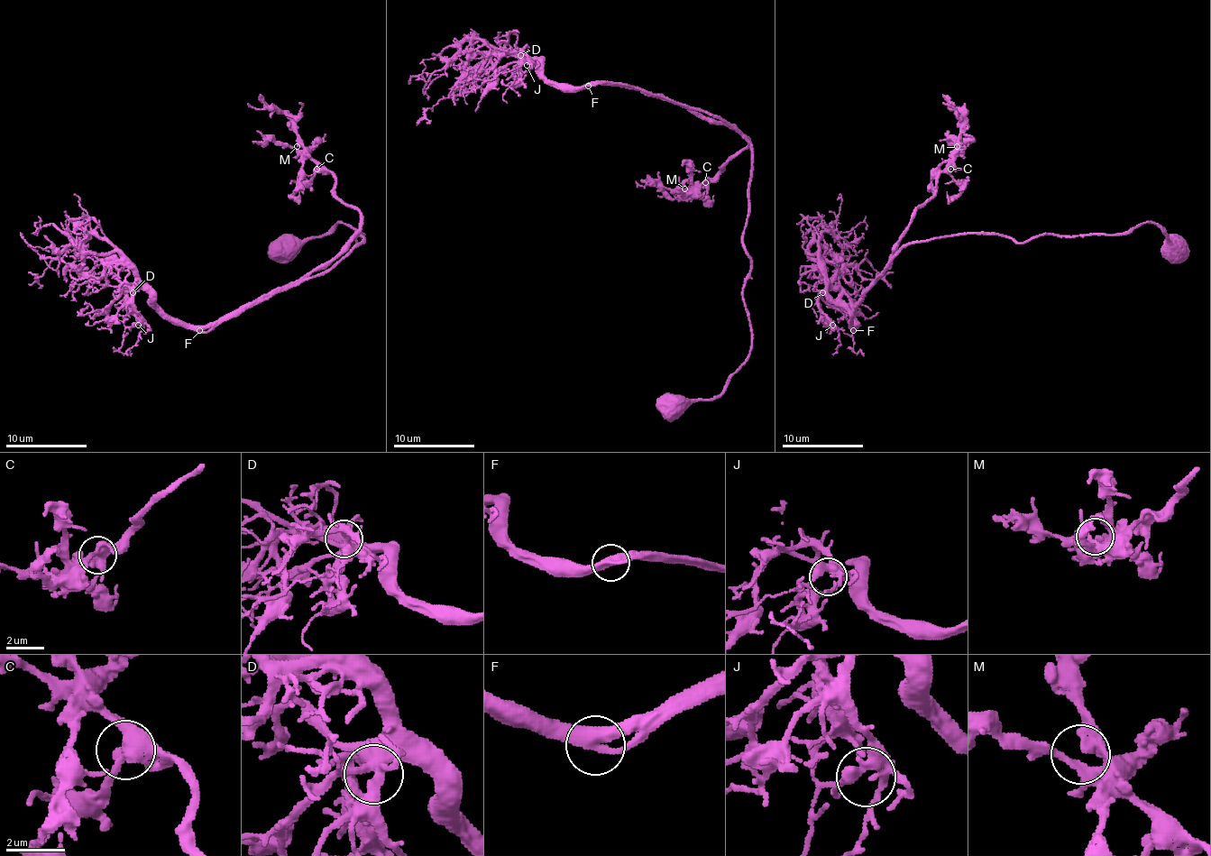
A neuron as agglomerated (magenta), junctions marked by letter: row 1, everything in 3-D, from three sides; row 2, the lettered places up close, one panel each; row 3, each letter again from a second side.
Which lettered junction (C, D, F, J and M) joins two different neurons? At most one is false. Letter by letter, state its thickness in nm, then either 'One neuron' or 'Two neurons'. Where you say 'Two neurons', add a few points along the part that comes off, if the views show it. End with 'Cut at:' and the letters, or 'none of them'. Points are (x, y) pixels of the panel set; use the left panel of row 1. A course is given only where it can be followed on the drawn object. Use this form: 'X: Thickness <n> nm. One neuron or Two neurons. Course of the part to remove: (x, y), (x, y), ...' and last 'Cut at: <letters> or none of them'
C: Thickness 460 nm. One neuron
D: Thickness 340 nm. One neuron
F: Thickness 480 nm. One neuron
J: Thickness 150 nm. One neuron
M: Thickness 340 nm. One neuron
Cut at: none of them

